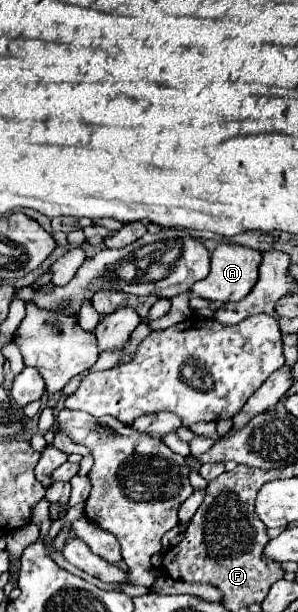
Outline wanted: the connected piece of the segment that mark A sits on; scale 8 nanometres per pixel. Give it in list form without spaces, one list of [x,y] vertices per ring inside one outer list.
[[[218,245],[214,249],[214,253],[210,255],[210,273],[206,279],[198,281],[198,285],[194,285],[192,293],[202,297],[202,299],[210,299],[210,301],[220,301],[220,303],[228,303],[228,301],[242,301],[250,291],[252,285],[258,279],[258,267],[262,263],[262,253],[250,247],[242,247],[242,245]]]

